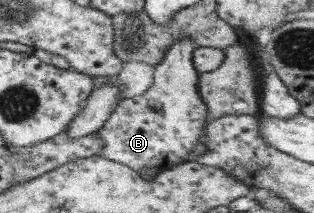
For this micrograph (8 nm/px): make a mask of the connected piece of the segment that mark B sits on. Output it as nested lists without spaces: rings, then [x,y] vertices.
[[[179,38],[166,47],[162,60],[154,66],[151,88],[141,96],[120,99],[105,123],[97,131],[104,144],[95,154],[129,166],[137,173],[141,170],[147,170],[149,167],[155,167],[152,172],[155,172],[156,175],[160,170],[169,169],[171,166],[186,161],[188,153],[203,135],[206,119],[205,104],[202,103],[199,94],[197,94],[199,73],[192,64],[192,51],[195,47],[197,46],[191,38]]]

